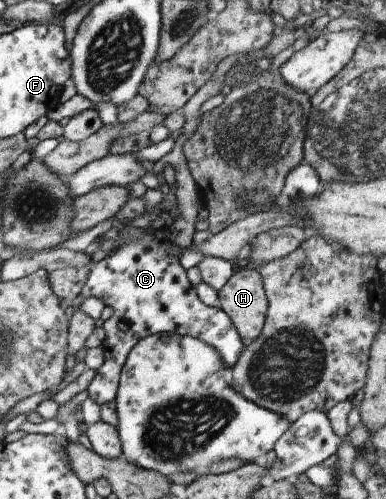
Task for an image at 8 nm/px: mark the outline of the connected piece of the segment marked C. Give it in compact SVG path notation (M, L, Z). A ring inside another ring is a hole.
M146 229L142 240L125 244L95 263L82 290L84 298L102 299L105 307L113 309L113 315L104 324L106 339L101 346L105 350L103 365L95 373L87 391L99 406L115 401L129 351L149 335L174 332L197 338L217 349L225 370L233 368L244 351L244 343L229 315L218 307L205 305L199 299L196 287L189 282L180 259L171 253L174 245L160 243L153 237L154 230ZM121 322L126 323L127 330L119 329Z

